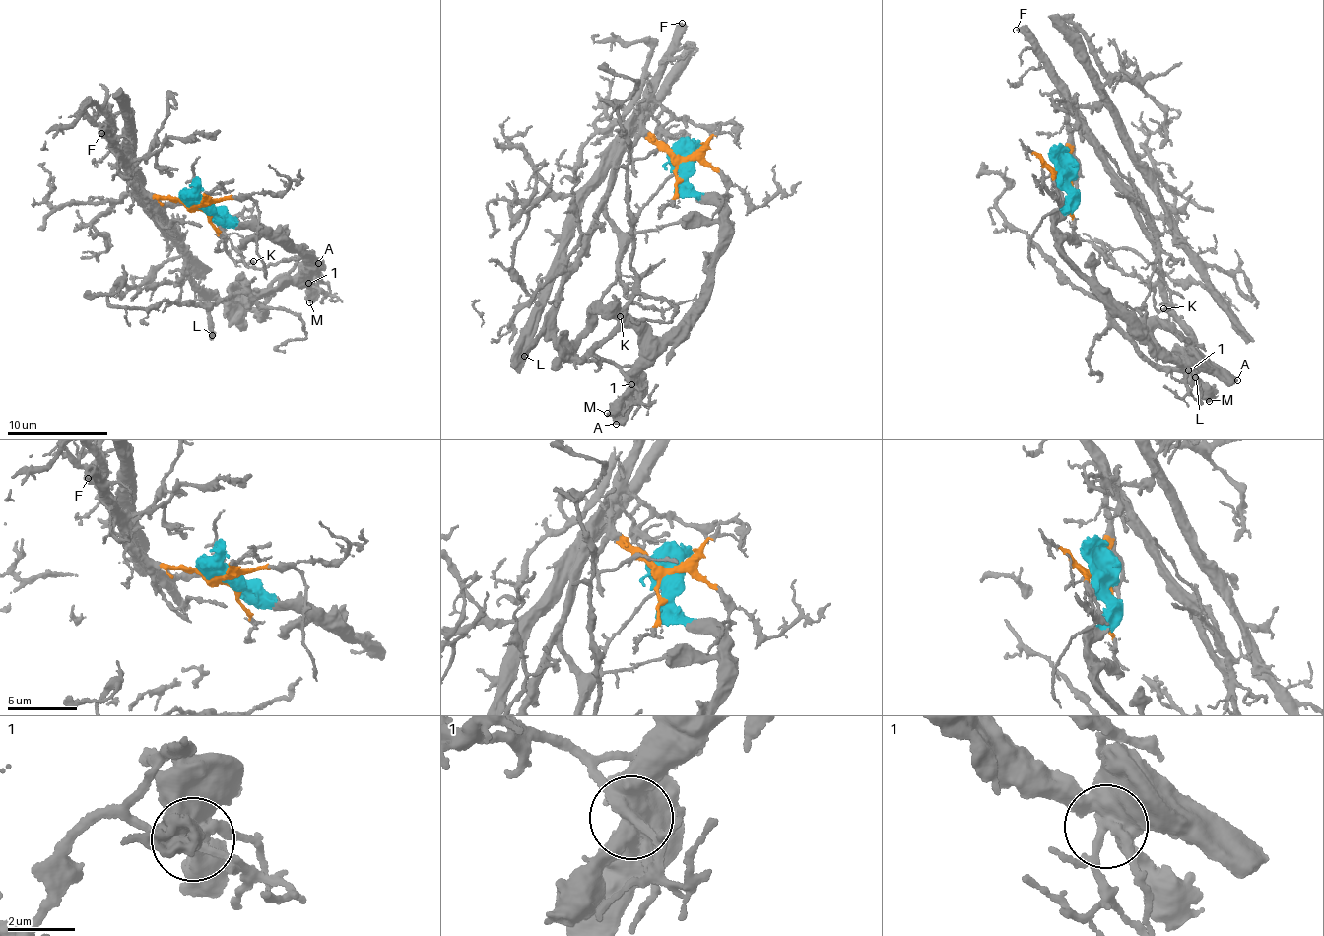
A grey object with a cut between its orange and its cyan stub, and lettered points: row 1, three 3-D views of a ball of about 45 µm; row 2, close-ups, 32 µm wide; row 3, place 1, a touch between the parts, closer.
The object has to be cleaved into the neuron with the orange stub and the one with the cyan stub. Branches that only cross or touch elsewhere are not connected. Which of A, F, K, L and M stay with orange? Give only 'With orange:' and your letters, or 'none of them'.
With orange: F, K, L

